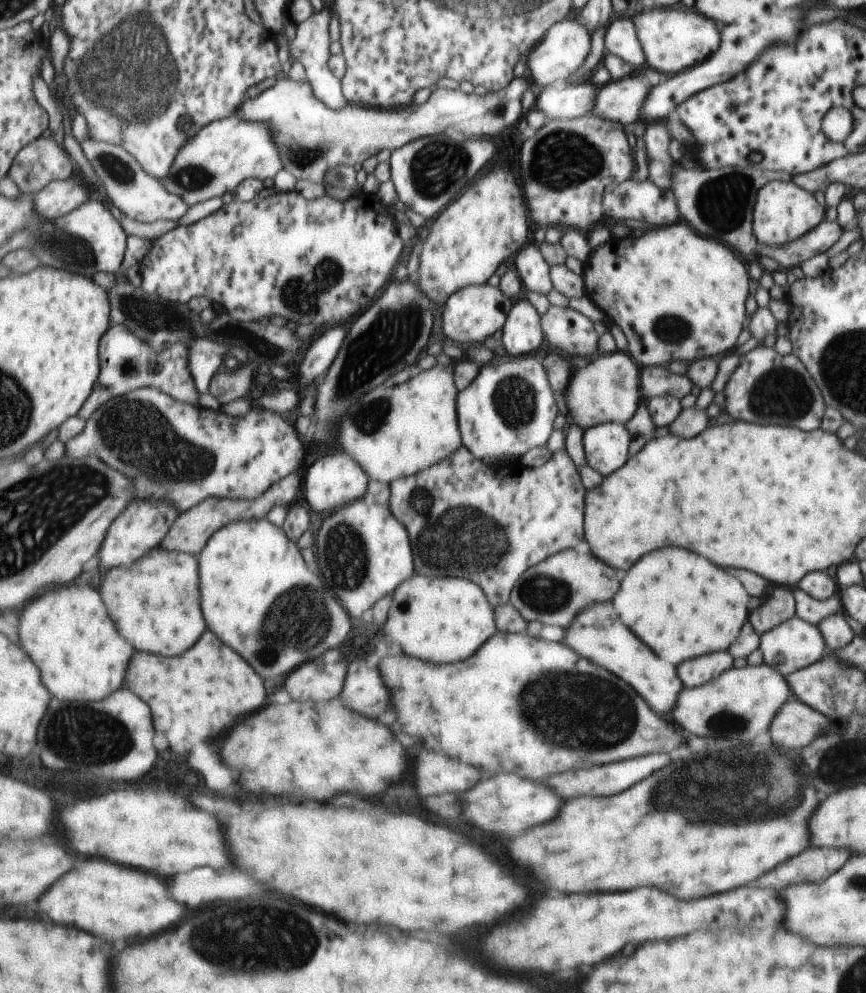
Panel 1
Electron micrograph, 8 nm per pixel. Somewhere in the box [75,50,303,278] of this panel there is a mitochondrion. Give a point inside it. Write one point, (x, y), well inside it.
(114, 163)

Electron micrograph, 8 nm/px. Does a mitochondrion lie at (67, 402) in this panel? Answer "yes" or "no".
no

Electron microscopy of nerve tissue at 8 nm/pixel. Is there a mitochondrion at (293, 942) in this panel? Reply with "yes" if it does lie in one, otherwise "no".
yes

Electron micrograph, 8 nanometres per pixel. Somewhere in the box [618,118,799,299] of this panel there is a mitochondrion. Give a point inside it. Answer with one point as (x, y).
(723, 200)

